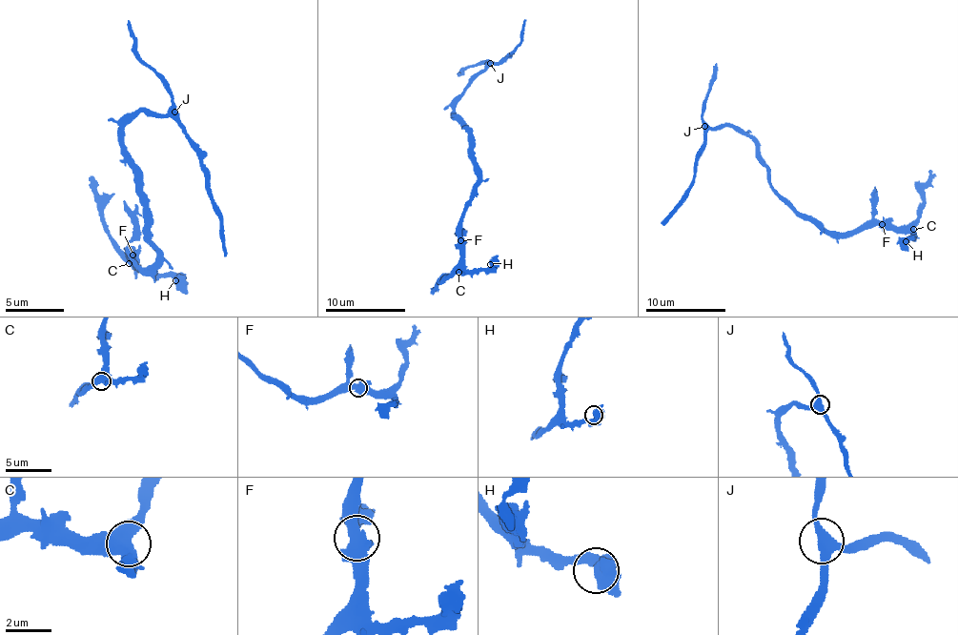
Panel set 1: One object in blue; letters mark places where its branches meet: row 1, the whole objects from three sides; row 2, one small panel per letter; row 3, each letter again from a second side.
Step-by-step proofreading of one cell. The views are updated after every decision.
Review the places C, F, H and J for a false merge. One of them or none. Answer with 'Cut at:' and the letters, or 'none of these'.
Cut at: none of these

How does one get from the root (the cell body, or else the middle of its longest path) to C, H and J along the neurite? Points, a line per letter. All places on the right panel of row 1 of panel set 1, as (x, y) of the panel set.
C: (771, 185), (797, 212), (811, 215), (829, 232), (847, 234), (871, 225), (913, 229)
H: (771, 185), (797, 212), (811, 215), (829, 232), (847, 234), (871, 225), (906, 227), (911, 234), (906, 241)
J: (771, 185), (769, 167), (762, 157), (760, 148), (747, 135), (727, 126), (703, 126)

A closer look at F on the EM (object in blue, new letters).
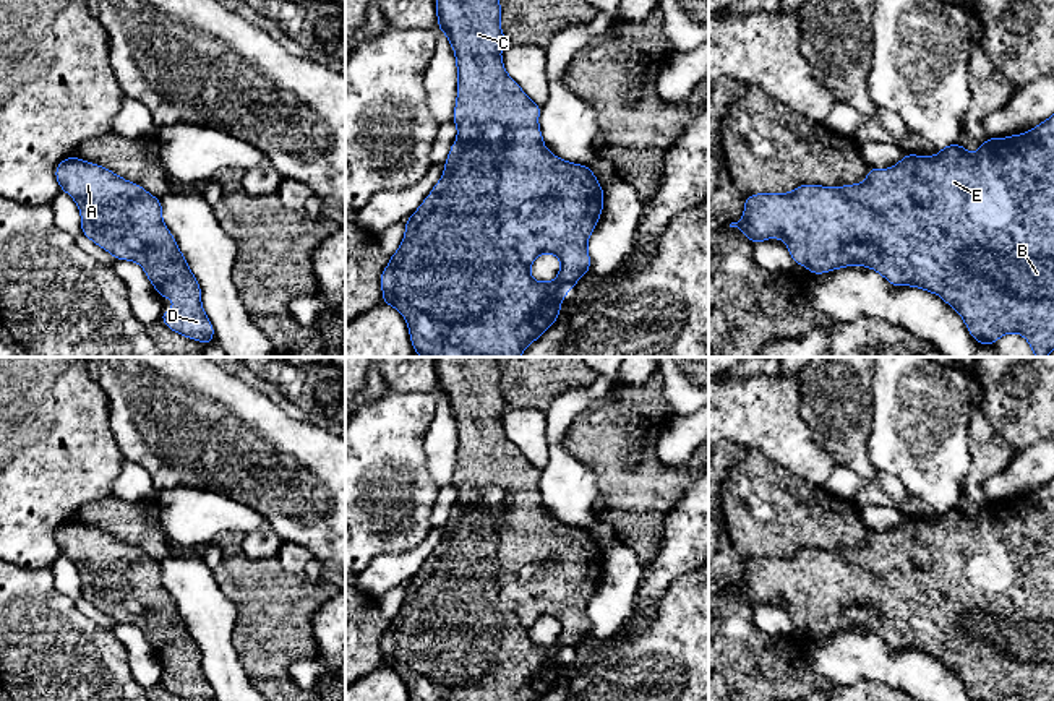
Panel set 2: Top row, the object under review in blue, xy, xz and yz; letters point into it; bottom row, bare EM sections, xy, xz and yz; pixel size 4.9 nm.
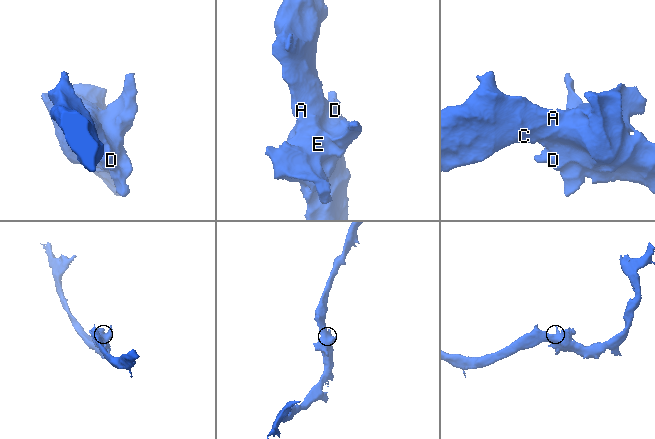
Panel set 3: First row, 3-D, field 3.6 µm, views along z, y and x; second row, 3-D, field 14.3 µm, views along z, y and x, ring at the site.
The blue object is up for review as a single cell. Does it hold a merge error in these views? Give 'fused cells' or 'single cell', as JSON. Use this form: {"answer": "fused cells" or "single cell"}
{"answer": "single cell"}

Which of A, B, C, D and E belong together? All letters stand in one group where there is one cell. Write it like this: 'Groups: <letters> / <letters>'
Groups: A B C D E

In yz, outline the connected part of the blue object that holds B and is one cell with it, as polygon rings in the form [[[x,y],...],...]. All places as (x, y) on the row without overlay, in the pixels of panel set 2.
[[[1054,479],[1023,498],[989,501],[975,518],[970,518],[962,508],[949,508],[937,519],[905,518],[893,531],[884,534],[869,531],[863,547],[799,548],[790,557],[746,560],[743,583],[731,586],[730,591],[738,591],[754,609],[772,600],[783,604],[793,625],[808,630],[811,638],[859,628],[876,633],[895,651],[913,649],[937,657],[960,677],[973,701],[1000,701],[1007,696],[1020,696],[1023,701],[1054,701]]]

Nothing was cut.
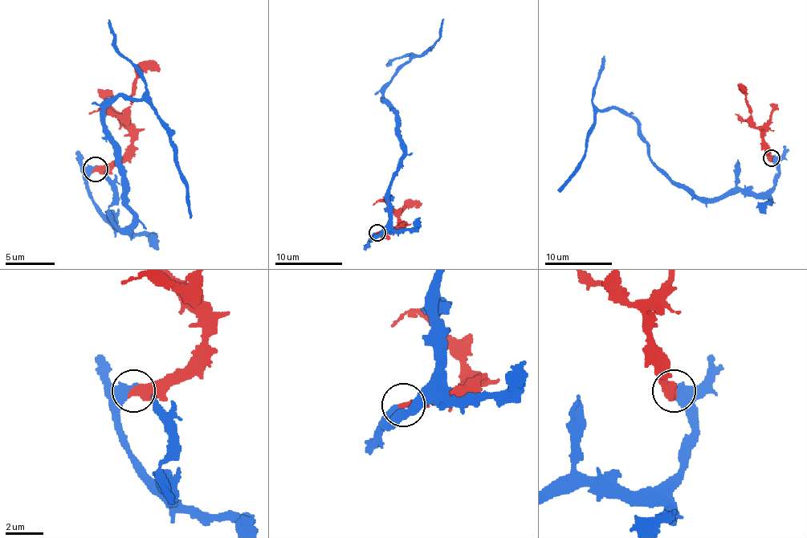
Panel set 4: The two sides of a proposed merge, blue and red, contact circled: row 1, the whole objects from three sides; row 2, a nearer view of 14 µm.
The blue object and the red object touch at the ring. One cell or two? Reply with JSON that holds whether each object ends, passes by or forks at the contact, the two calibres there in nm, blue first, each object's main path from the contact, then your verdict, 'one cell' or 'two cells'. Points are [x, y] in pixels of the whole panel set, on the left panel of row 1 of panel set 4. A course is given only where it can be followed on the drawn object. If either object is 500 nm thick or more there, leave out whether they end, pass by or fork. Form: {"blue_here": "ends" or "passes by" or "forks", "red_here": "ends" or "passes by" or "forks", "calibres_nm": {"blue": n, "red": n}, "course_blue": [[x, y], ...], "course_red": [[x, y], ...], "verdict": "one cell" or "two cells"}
{"blue_here": "ends", "red_here": "ends", "calibres_nm": {"blue": 440, "red": 420}, "course_blue": [[94, 169], [91, 204], [126, 226], [134, 211], [104, 111], [121, 95], [141, 98], [168, 135], [190, 218]], "course_red": [[94, 169], [107, 169], [124, 155], [131, 142], [128, 95], [144, 71], [160, 69]], "verdict": "one cell"}

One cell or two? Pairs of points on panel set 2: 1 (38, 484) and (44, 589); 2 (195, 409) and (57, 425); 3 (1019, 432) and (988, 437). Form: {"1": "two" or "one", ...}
{"1": "two", "2": "two", "3": "two"}

